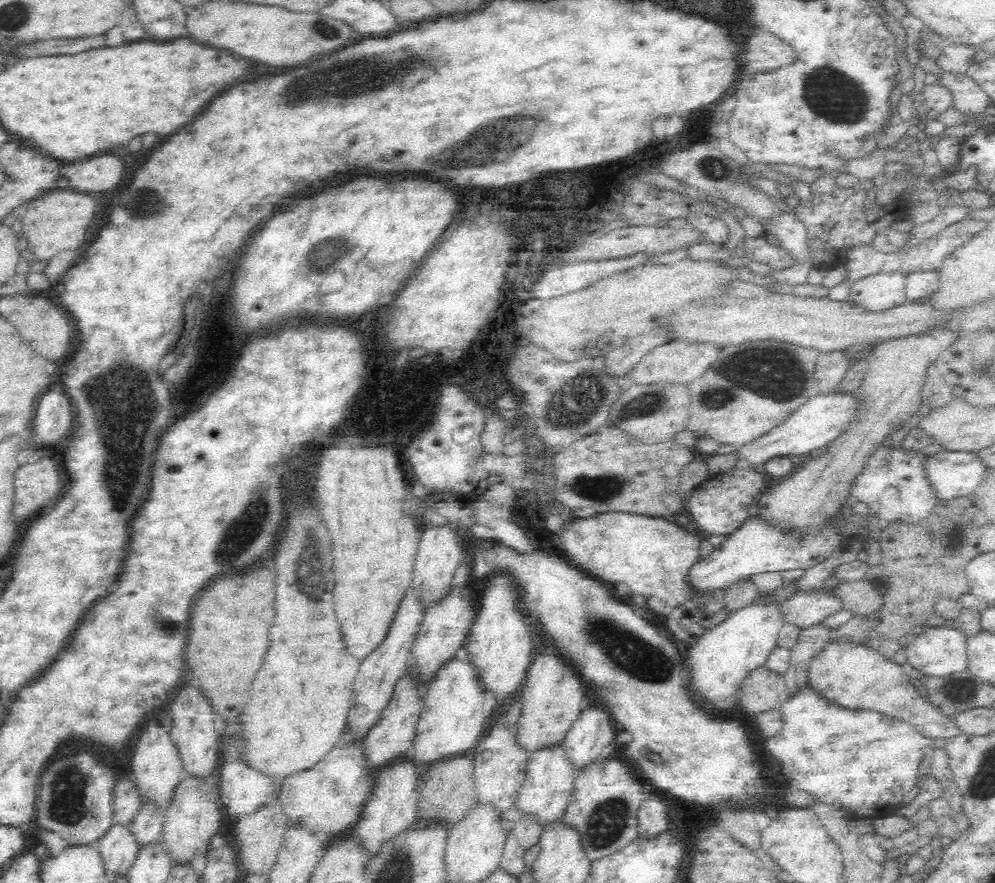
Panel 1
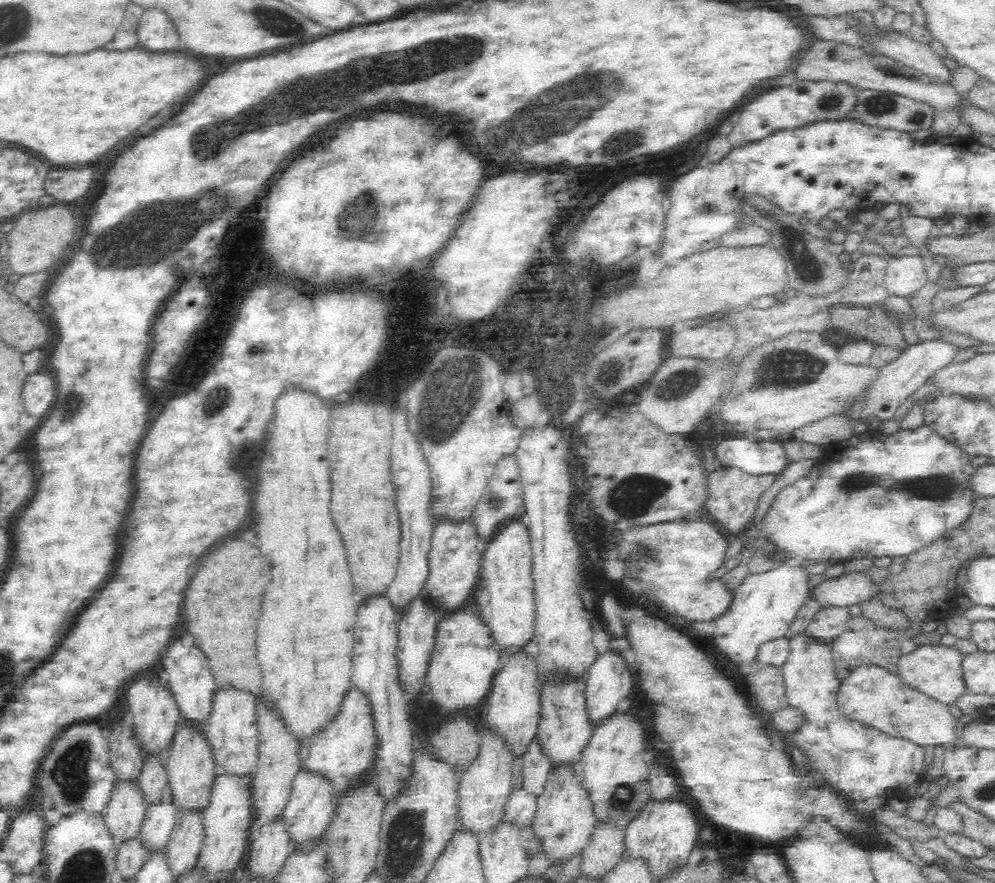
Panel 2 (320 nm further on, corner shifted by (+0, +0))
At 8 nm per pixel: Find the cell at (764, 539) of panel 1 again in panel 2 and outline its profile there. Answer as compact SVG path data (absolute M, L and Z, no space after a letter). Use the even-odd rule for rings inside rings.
M925 424L915 429L900 429L898 434L892 434L892 436L884 436L884 434L872 434L872 429L864 433L864 436L854 436L844 441L836 441L833 445L829 445L825 449L824 454L816 460L816 463L810 470L800 477L794 484L785 486L783 490L772 500L770 507L766 510L766 513L761 517L760 524L756 528L756 534L758 534L757 540L766 540L770 542L770 548L764 552L760 550L760 553L768 558L771 562L774 562L776 566L802 566L804 562L809 562L810 565L816 564L839 564L850 561L852 559L862 559L863 557L893 557L901 556L906 557L910 552L920 549L926 544L930 544L936 541L939 537L942 537L948 530L959 526L966 518L969 518L971 514L971 503L974 500L970 487L966 485L966 478L972 470L971 459L972 456L967 452L964 452L955 443L946 440L943 436L940 436L935 430L932 430Z

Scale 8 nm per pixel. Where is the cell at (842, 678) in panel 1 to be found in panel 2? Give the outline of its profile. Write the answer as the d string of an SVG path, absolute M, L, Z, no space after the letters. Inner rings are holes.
M859 663L851 667L848 676L840 680L839 688L836 702L841 714L886 734L935 746L952 742L960 730L960 726L954 726L955 719L948 711L948 705L906 684L896 670L886 670L877 663Z

